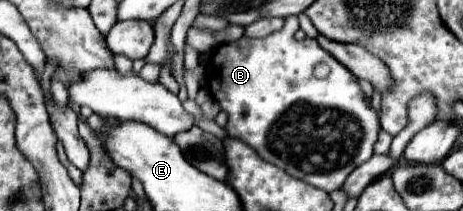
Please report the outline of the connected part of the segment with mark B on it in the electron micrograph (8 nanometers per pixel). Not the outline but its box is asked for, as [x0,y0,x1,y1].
[206,16,380,193]

